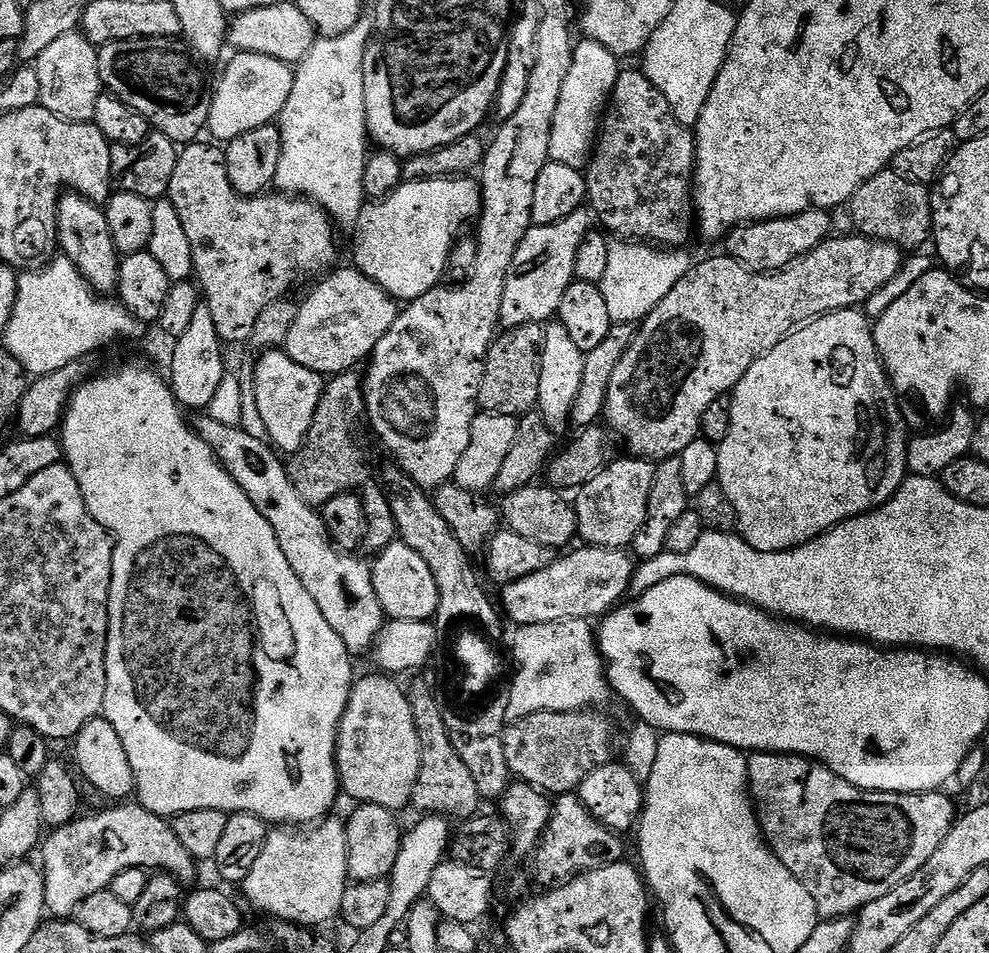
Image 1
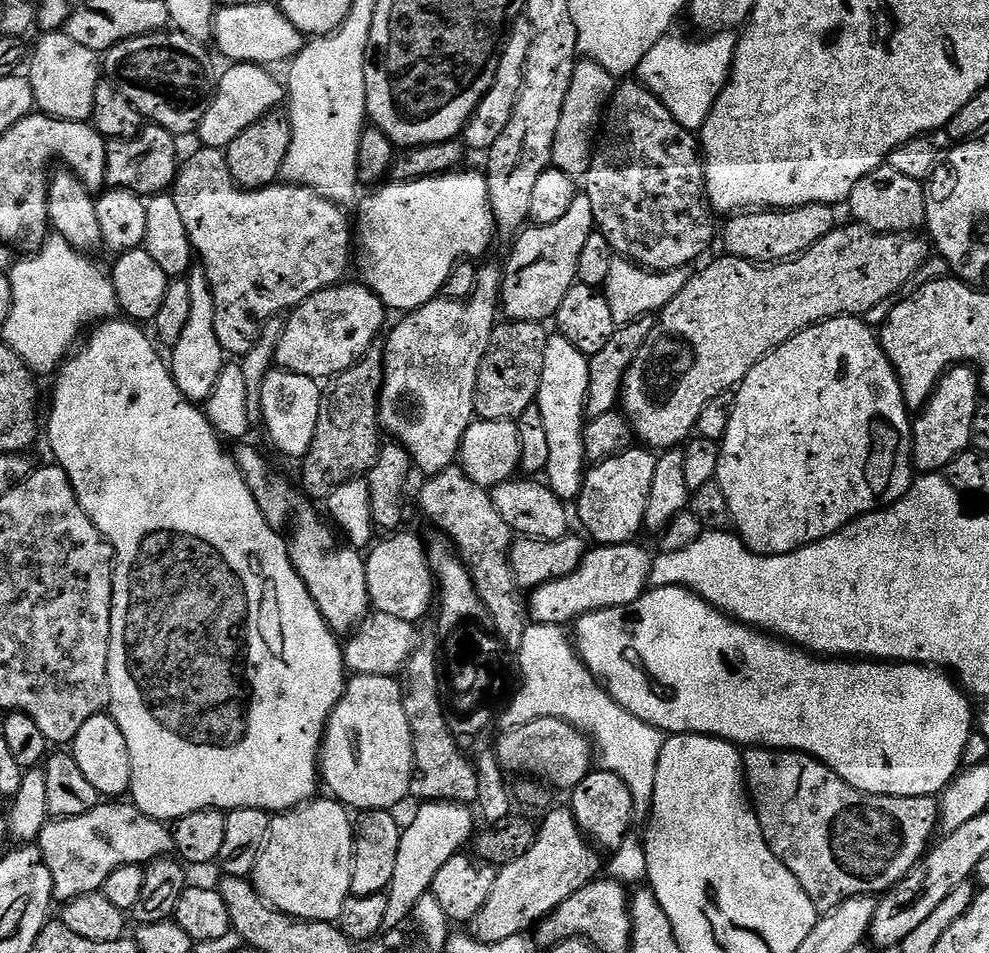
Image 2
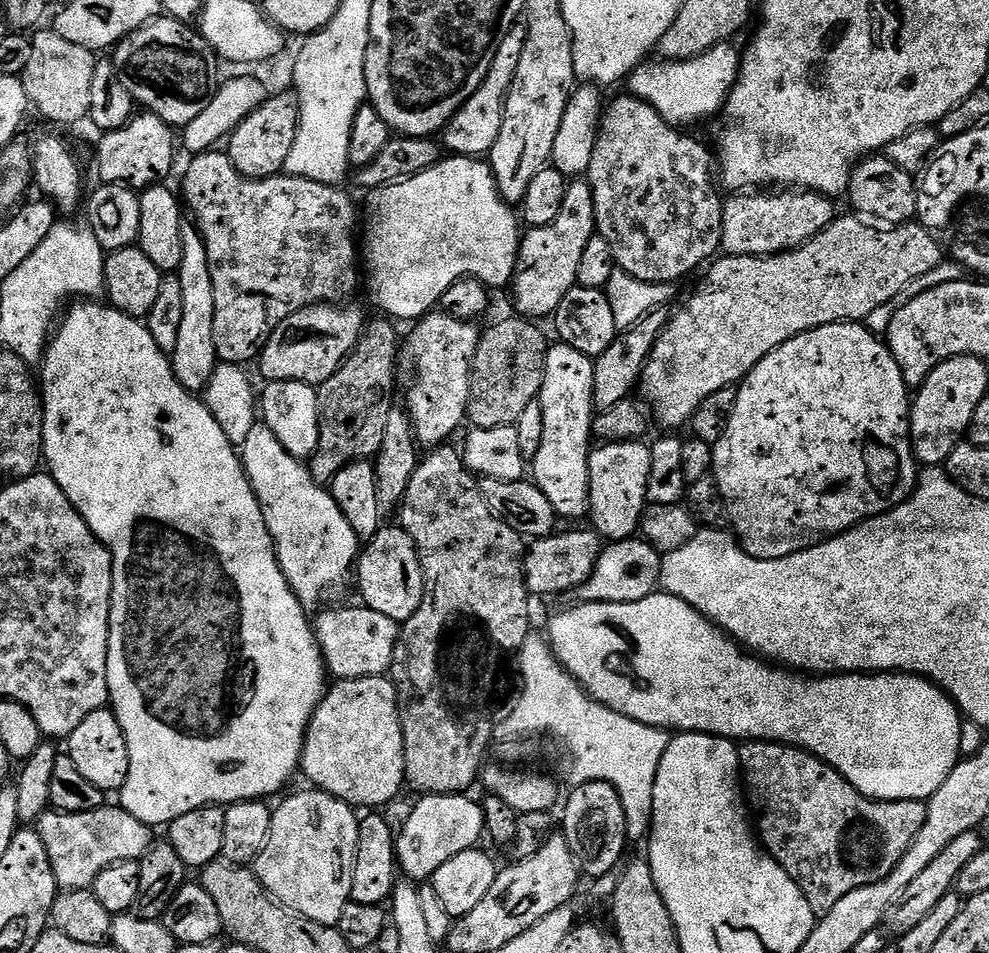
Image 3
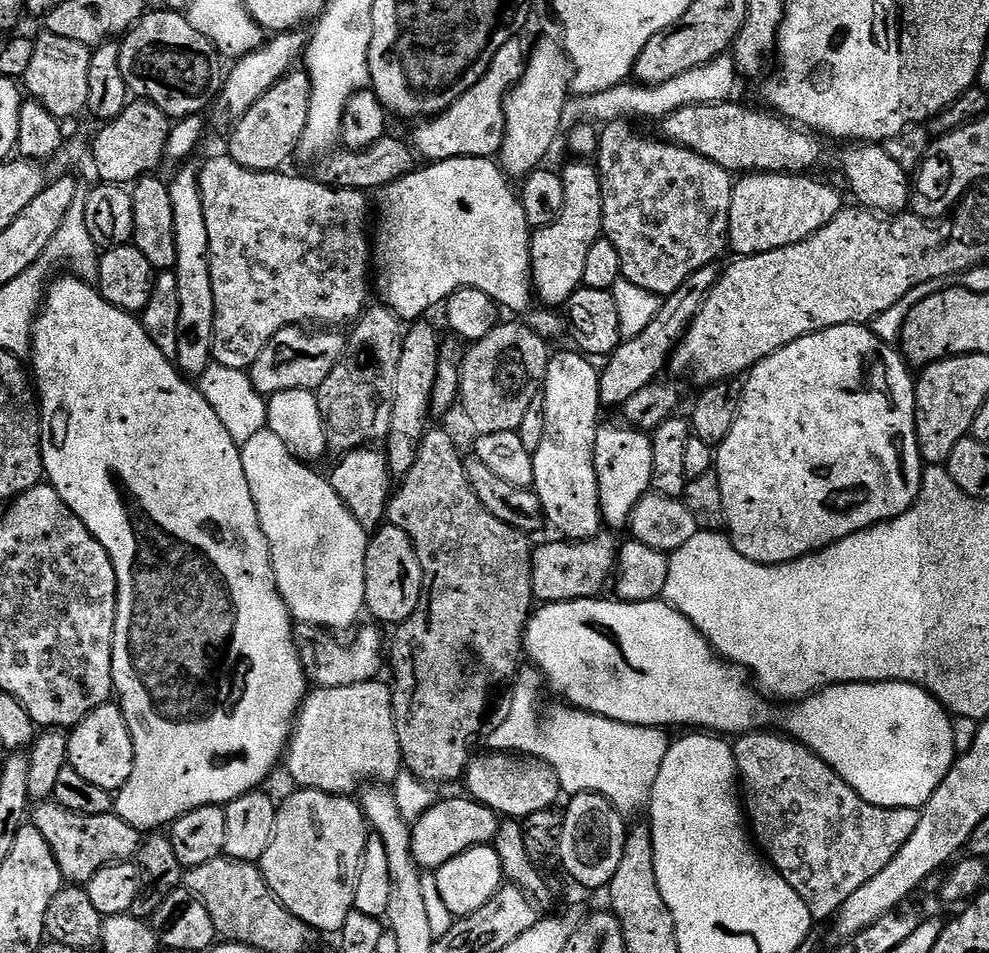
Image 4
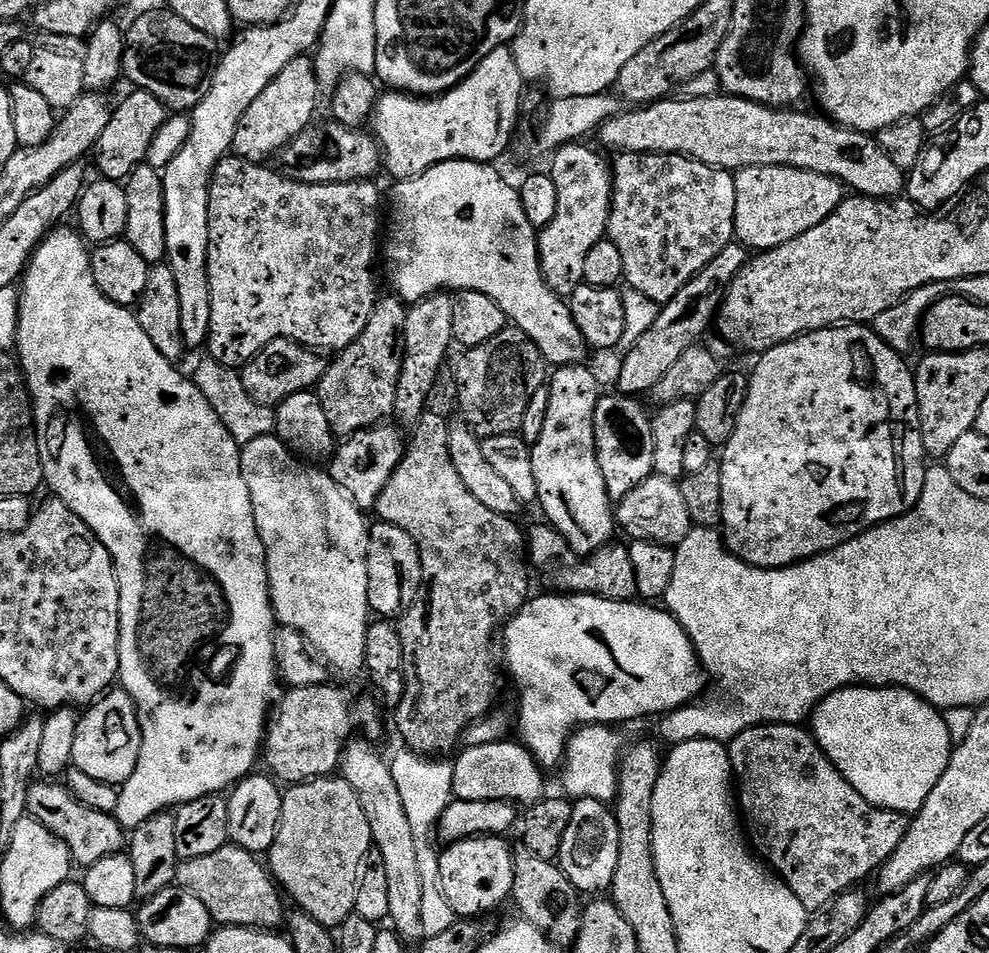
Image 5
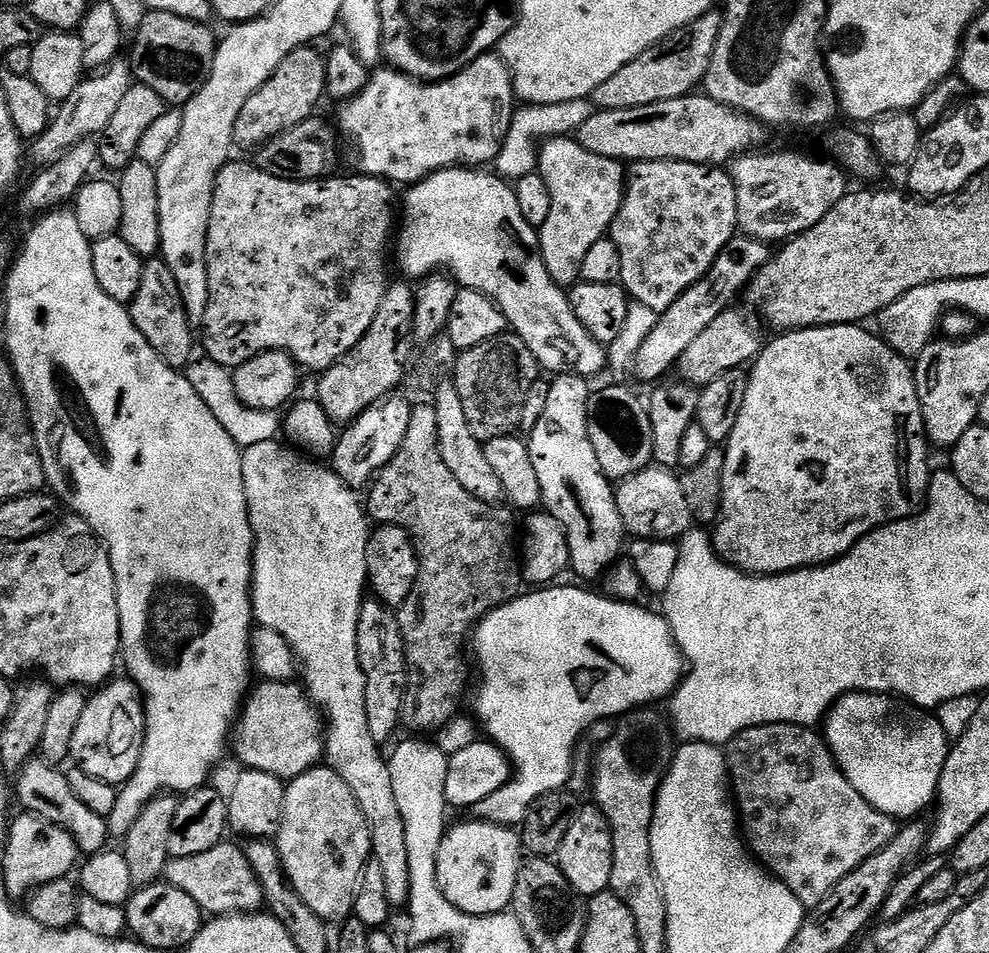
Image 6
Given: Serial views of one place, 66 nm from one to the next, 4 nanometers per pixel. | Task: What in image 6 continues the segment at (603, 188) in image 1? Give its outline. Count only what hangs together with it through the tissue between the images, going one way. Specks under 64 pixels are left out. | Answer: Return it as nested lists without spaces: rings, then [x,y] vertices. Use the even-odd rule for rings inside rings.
[[[677,160],[635,161],[627,169],[624,201],[614,218],[610,238],[622,254],[619,283],[635,303],[650,306],[657,314],[670,310],[694,282],[714,266],[718,254],[737,235],[738,202],[731,175],[723,167]]]

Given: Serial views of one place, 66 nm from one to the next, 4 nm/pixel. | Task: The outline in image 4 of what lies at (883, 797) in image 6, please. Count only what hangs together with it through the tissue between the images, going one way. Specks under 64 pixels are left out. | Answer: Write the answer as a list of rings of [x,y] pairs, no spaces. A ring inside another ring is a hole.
[[[870,680],[866,684],[832,684],[828,688],[821,688],[820,691],[813,692],[810,696],[805,696],[803,700],[789,703],[781,708],[784,709],[776,716],[777,722],[781,724],[779,727],[792,739],[799,740],[800,743],[805,744],[815,756],[826,761],[863,800],[870,802],[874,806],[923,809],[958,759],[955,750],[954,730],[952,729],[953,717],[940,701],[934,699],[919,684],[911,684],[905,680]]]

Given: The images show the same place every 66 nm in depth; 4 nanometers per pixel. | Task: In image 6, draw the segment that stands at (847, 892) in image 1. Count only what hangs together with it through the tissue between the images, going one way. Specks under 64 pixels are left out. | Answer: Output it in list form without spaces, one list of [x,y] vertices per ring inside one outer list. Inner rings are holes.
[[[763,724],[747,728],[739,732],[732,739],[732,743],[727,745],[726,759],[730,788],[734,793],[735,803],[738,805],[738,820],[742,825],[742,835],[747,847],[753,857],[767,871],[771,872],[777,880],[783,882],[792,891],[794,898],[798,898],[798,902],[803,904],[805,909],[811,910],[818,907],[831,894],[834,886],[838,882],[842,882],[842,878],[846,878],[855,868],[862,866],[862,862],[866,862],[875,852],[885,848],[897,834],[897,821],[884,812],[880,812],[874,806],[870,806],[870,802],[866,802],[866,798],[862,798],[862,794],[858,794],[858,790],[854,790],[854,786],[850,786],[850,782],[844,777],[843,770],[837,766],[836,759],[832,756],[832,751],[828,748],[823,735],[811,727],[803,724]]]

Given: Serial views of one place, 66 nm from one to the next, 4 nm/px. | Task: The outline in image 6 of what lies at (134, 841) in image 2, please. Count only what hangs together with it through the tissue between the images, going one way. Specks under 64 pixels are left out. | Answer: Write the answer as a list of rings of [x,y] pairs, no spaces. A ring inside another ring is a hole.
[[[33,758],[20,769],[14,780],[14,796],[20,799],[20,804],[25,813],[39,816],[42,820],[48,820],[59,828],[65,828],[72,836],[72,841],[77,849],[84,854],[95,854],[105,851],[107,840],[110,840],[107,819],[94,810],[89,810],[74,798],[70,790],[70,782],[67,775],[59,767],[53,766],[43,758]]]

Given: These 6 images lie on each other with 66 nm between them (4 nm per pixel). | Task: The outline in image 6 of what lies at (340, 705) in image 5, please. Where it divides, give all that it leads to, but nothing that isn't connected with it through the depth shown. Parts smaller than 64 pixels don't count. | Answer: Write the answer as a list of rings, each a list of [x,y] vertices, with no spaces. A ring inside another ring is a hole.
[[[260,682],[251,689],[234,725],[234,752],[236,748],[236,756],[244,763],[245,769],[274,774],[287,782],[295,776],[306,774],[325,759],[325,735],[326,724],[322,719],[321,709],[312,703],[307,691],[299,683]]]

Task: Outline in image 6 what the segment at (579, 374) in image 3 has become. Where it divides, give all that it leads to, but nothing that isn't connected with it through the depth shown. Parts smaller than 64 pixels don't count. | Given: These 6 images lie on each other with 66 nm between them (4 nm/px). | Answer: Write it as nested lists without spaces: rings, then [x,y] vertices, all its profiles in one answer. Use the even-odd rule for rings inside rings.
[[[560,374],[555,377],[550,383],[550,394],[546,397],[546,410],[542,414],[542,418],[534,426],[534,430],[527,437],[526,443],[530,450],[530,462],[534,462],[534,474],[538,474],[538,486],[540,487],[540,498],[543,507],[554,518],[558,518],[558,522],[562,526],[562,530],[566,534],[568,539],[568,545],[570,546],[570,568],[574,573],[577,572],[584,580],[596,580],[599,581],[601,577],[607,573],[608,569],[621,559],[623,550],[626,548],[626,540],[624,544],[624,536],[626,537],[626,529],[622,522],[622,514],[618,510],[616,505],[616,494],[614,491],[613,481],[609,480],[605,476],[602,466],[598,466],[598,457],[594,455],[594,442],[590,442],[590,430],[588,429],[588,400],[593,394],[593,389],[588,388],[589,381],[585,377],[575,374]]]

